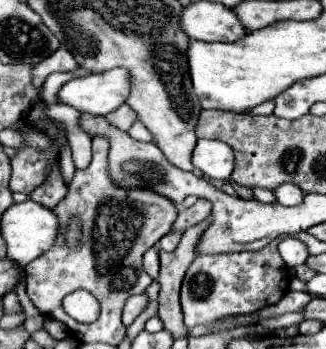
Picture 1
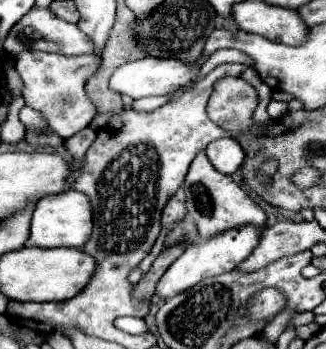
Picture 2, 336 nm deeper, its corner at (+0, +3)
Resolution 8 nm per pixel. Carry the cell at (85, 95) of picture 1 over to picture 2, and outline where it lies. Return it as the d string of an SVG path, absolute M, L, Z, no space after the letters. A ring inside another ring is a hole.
M146 57L146 59L138 59L138 61L130 61L122 67L118 67L110 79L110 87L114 91L118 91L120 95L130 95L132 99L140 99L140 97L150 97L150 95L168 95L174 93L186 85L190 85L192 81L196 81L196 77L200 75L200 69L194 67L192 63L188 65L186 61L180 59L162 59L162 57Z

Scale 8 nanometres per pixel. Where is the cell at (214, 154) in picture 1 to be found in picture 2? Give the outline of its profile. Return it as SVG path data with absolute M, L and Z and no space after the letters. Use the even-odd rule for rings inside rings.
M216 139L206 147L210 163L224 175L232 175L244 161L244 151L236 139Z

